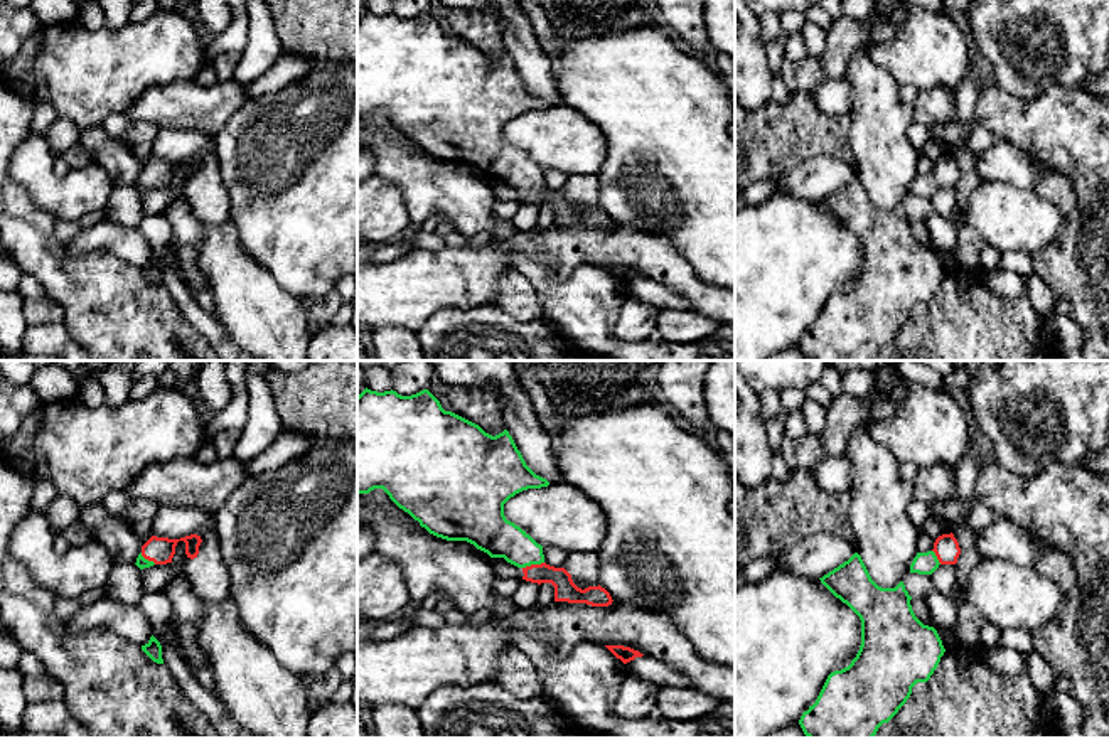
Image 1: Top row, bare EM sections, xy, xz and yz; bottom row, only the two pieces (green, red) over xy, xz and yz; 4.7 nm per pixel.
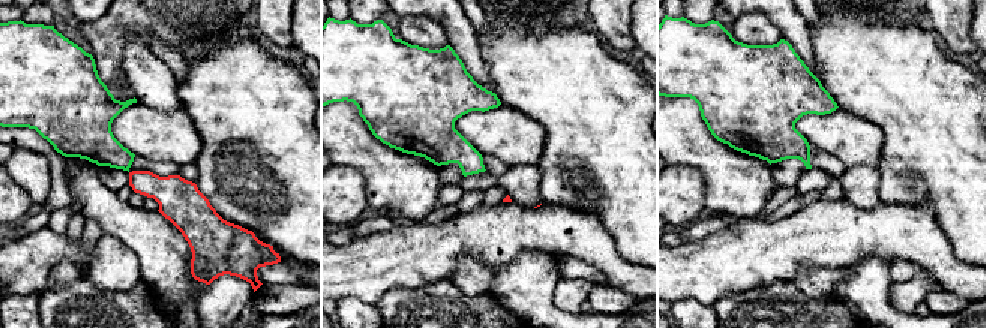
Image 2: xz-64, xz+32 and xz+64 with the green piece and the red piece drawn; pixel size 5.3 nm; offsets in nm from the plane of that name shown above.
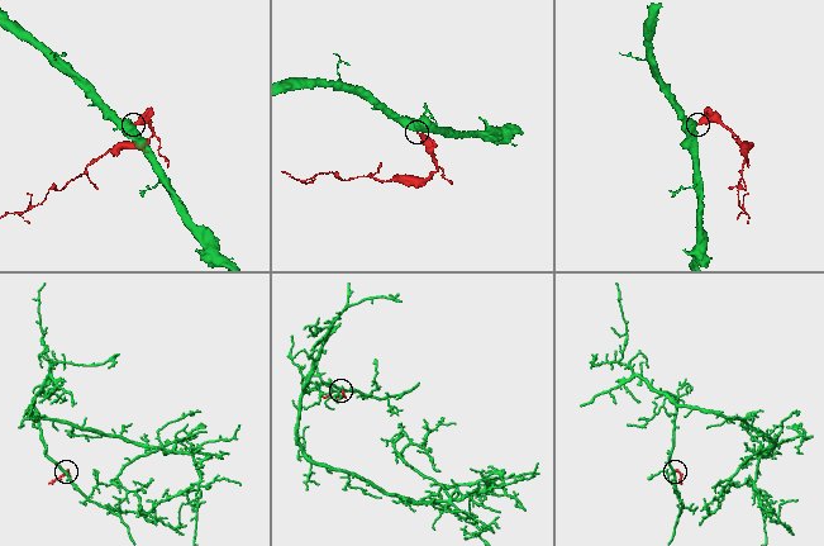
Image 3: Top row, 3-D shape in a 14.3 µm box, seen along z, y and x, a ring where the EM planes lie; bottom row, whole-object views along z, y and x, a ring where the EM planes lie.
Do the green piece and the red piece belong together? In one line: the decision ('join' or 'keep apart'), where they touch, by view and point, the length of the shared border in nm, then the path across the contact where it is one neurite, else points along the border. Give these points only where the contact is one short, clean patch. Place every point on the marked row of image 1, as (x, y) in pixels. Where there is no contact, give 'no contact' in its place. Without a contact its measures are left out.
join | xz (533, 563) | 110 nm | across xz (491, 533), (514, 545), (533, 563), (565, 590)

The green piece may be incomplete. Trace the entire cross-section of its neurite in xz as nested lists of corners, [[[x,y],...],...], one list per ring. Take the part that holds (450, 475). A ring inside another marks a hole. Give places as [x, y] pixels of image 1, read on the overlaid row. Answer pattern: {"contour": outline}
{"contour": [[[364,389],[357,396],[357,494],[383,489],[389,499],[430,534],[447,541],[467,541],[490,558],[504,558],[522,570],[522,580],[551,583],[554,602],[612,605],[598,586],[578,588],[565,568],[544,563],[543,546],[504,516],[504,504],[528,489],[548,487],[524,462],[507,430],[492,436],[479,425],[445,411],[423,389],[411,396],[396,391]]]}

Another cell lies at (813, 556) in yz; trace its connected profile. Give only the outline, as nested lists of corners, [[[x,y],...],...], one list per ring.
[[[819,532],[807,536],[792,548],[775,554],[775,571],[819,580],[848,561],[855,553],[858,553],[856,541]]]

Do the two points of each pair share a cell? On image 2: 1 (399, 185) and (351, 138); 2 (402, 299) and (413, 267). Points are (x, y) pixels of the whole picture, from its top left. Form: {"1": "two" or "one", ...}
{"1": "one", "2": "two"}

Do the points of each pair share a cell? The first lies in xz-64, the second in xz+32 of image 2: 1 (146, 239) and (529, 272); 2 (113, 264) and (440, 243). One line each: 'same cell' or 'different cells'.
1: same cell
2: different cells

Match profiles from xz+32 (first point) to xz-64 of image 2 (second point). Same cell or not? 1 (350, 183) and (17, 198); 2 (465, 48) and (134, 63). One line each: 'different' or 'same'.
1: same
2: same

